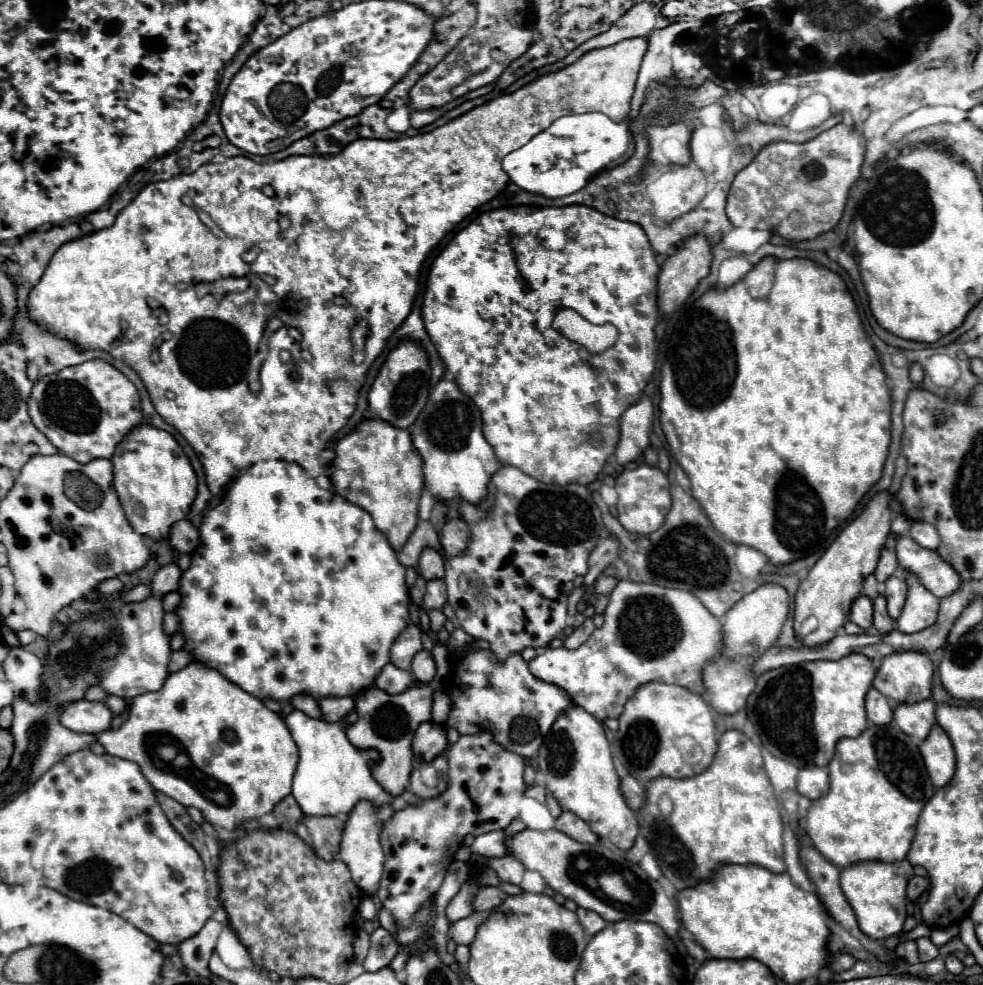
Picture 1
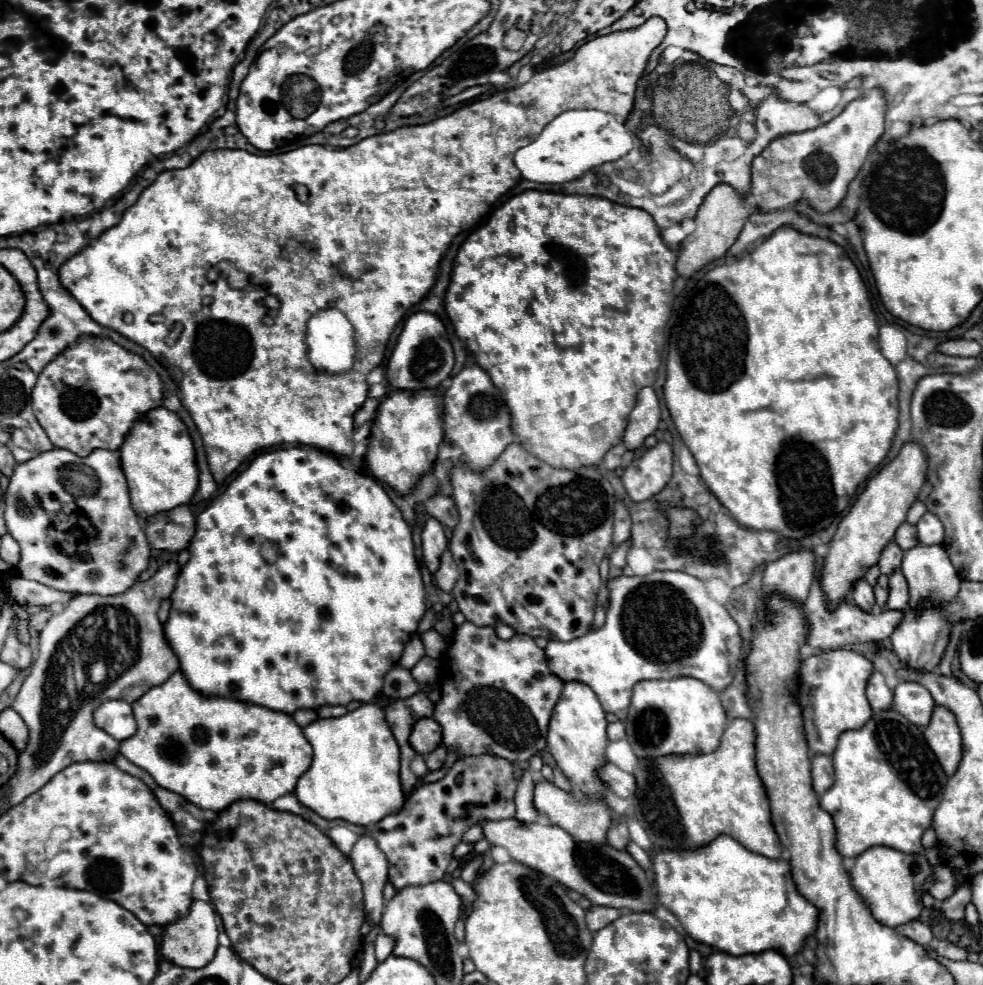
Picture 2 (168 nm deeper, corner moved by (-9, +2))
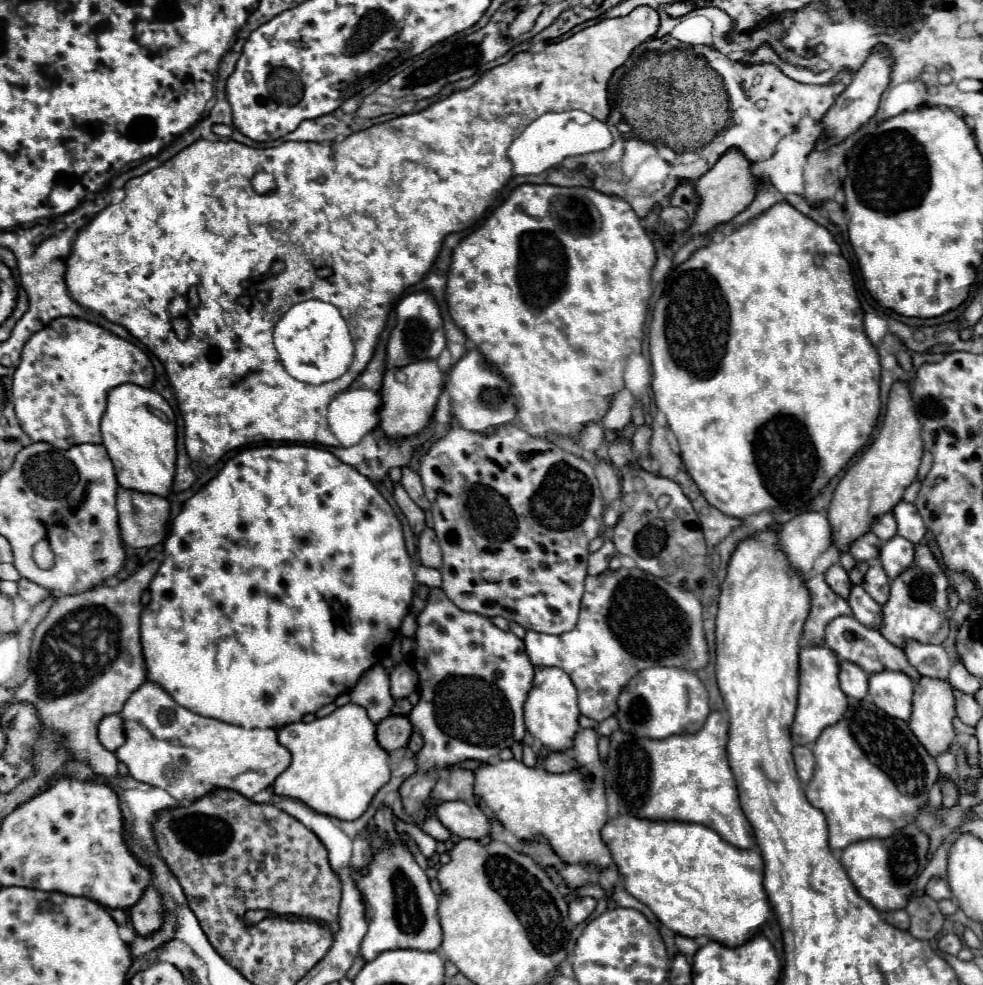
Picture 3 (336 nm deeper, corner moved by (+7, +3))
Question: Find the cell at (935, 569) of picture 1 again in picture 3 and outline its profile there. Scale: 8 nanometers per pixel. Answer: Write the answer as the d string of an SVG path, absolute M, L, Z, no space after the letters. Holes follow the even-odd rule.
M886 513L882 517L878 517L872 525L872 533L882 539L882 541L888 541L896 535L896 519L892 517L892 513Z

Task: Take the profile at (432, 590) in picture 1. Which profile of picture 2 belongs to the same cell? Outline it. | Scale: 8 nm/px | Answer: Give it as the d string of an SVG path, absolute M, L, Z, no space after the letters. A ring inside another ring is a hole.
M446 550L442 556L440 556L440 568L436 570L434 574L434 582L444 590L444 592L450 592L454 582L456 582L456 562L452 560L452 554L450 550Z

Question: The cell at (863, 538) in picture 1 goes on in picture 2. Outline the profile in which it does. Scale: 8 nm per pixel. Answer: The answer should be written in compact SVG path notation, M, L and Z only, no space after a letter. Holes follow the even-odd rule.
M910 440L900 448L898 456L892 462L888 462L880 472L876 472L866 482L864 490L858 494L850 512L842 518L830 542L828 556L824 560L820 582L832 608L840 600L844 600L850 594L852 584L858 578L864 578L866 570L878 562L882 548L894 538L894 532L906 520L908 508L918 498L918 492L926 482L926 472L928 472L928 456L924 448L920 448L920 444Z

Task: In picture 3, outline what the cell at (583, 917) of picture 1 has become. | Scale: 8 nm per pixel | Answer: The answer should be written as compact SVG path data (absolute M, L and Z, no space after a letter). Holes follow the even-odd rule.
M594 897L574 899L574 901L570 903L570 921L572 921L574 925L584 923L584 921L592 915L592 911L596 909L596 905L598 905L598 901L596 901Z

